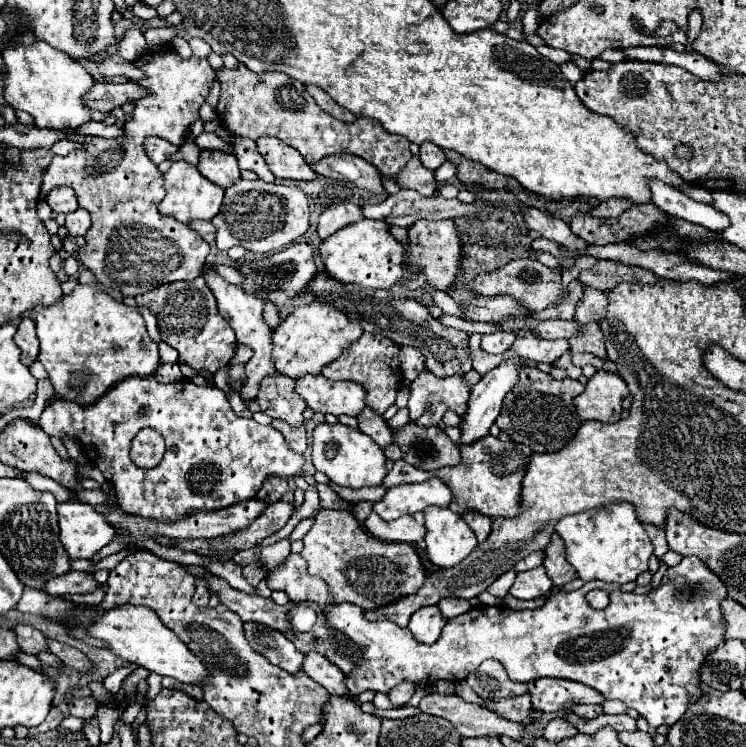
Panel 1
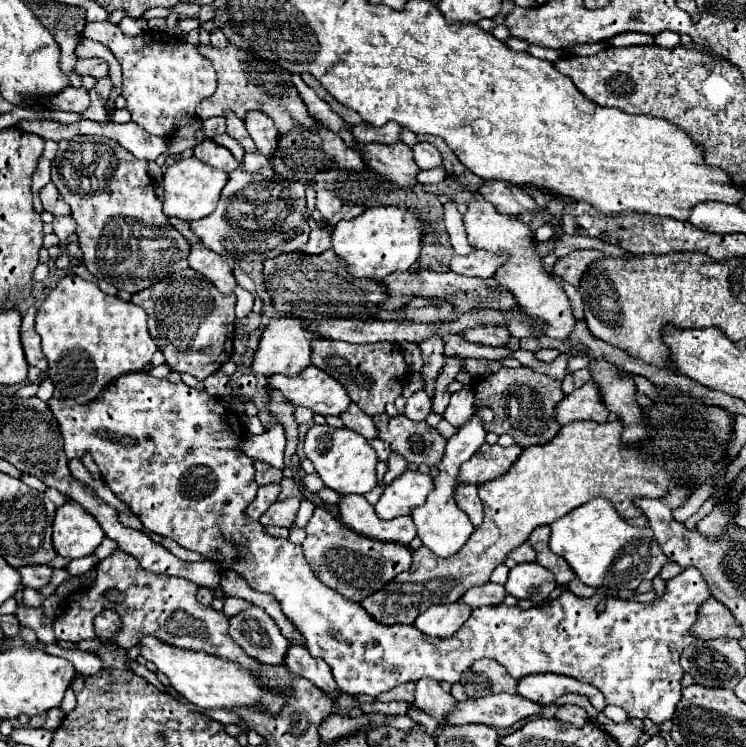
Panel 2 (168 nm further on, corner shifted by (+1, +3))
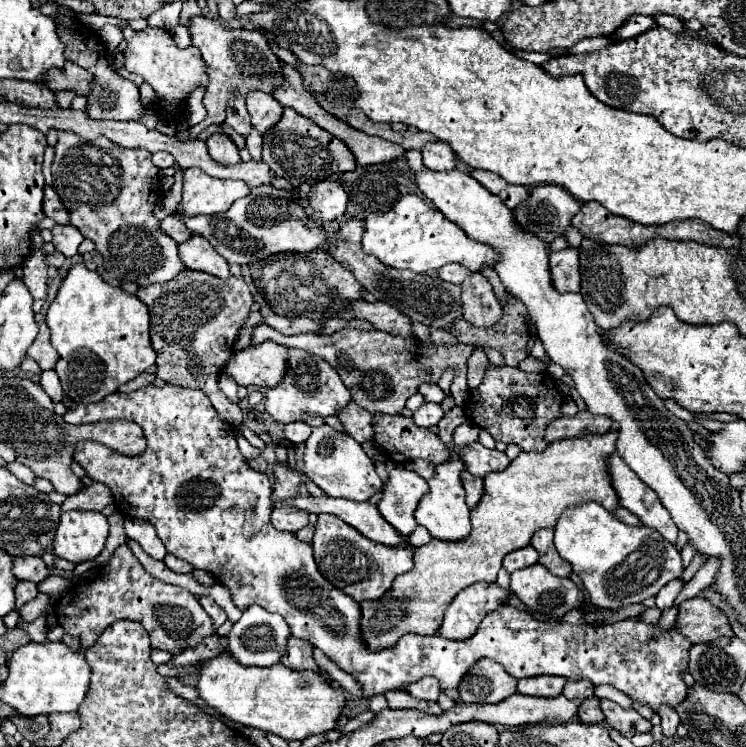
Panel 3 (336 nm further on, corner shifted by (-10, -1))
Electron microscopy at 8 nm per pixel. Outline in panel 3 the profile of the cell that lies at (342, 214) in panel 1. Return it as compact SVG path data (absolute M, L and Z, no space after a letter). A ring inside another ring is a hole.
M322 180L316 186L312 186L312 192L310 192L312 220L318 220L318 222L340 220L346 212L346 204L348 204L348 194L338 182Z

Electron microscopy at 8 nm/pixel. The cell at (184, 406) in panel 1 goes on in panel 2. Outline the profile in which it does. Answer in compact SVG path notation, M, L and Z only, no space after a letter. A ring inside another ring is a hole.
M137 372L113 380L113 384L109 384L101 396L89 404L77 404L69 398L51 398L49 408L61 424L65 454L69 460L83 458L89 452L99 466L105 484L121 502L131 508L131 512L143 522L145 530L167 536L179 546L199 552L205 556L205 560L217 562L221 572L235 570L253 590L271 594L281 604L283 614L303 634L311 656L323 658L331 666L339 690L353 698L359 694L377 696L403 682L417 682L425 676L437 682L445 680L449 684L457 684L461 674L469 670L475 660L491 658L505 666L515 680L529 674L553 672L593 684L603 692L607 704L625 708L631 718L651 718L655 724L669 720L677 702L681 700L683 668L679 666L679 656L683 648L695 640L689 628L697 620L699 606L711 596L697 568L685 568L677 578L667 582L663 598L649 604L625 602L605 594L579 598L565 590L549 606L535 606L529 610L505 604L475 608L465 626L453 636L431 638L419 632L415 626L383 626L371 620L361 604L345 600L339 592L327 588L311 572L301 546L293 544L291 540L279 540L265 534L265 528L259 522L247 518L245 508L255 500L257 494L255 468L249 456L235 450L235 444L243 434L239 418L225 410L217 398L187 386L185 382L171 384L167 380L149 376L147 372ZM97 430L107 430L113 436L129 436L137 444L123 446L113 438L95 434ZM599 602L605 602L603 612L597 610Z

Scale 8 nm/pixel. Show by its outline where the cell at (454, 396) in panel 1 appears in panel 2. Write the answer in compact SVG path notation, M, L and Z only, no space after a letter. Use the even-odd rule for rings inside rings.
M423 390L415 392L411 398L407 398L407 406L405 406L405 416L409 420L425 420L427 415L432 412L432 404L429 404L429 398Z

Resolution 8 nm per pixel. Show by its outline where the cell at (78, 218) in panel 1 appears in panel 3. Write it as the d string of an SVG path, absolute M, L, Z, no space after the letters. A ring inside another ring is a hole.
M72 224L56 226L56 228L52 230L52 234L54 234L52 242L54 242L54 246L56 246L58 252L62 252L64 256L74 256L74 254L78 254L78 246L80 246L82 240L84 240L78 228L74 228Z

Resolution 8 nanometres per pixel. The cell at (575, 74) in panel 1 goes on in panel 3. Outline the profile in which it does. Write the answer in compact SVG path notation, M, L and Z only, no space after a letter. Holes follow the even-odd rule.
M516 50L515 53L518 58L522 58L523 60L527 60L529 62L532 62L534 64L546 64L552 56L547 53L538 53L538 52L526 52L522 50Z

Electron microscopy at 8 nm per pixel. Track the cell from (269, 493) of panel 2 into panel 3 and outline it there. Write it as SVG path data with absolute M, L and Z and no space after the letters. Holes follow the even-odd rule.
M276 464L276 468L274 468L274 490L272 490L272 502L282 502L282 500L286 500L286 498L294 498L300 482L302 482L300 472L292 470L290 466Z

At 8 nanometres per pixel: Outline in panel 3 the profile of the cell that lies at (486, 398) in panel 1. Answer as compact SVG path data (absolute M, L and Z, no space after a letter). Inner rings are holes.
M452 456L452 460L436 466L436 474L434 478L428 480L430 490L424 496L424 500L420 500L414 518L418 520L418 524L422 524L424 528L428 528L428 532L436 538L436 540L444 540L444 542L464 542L470 532L472 532L472 524L470 524L470 510L464 502L464 488L462 488L462 472L466 470L464 460L460 456Z

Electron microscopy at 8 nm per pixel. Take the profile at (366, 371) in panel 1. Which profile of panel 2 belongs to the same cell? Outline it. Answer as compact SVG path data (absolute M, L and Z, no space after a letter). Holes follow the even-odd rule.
M317 338L313 342L311 362L323 372L327 372L329 376L333 376L337 382L341 382L351 402L361 406L369 416L385 412L385 404L401 396L401 388L409 378L409 370L401 346L389 342L349 344L349 342Z

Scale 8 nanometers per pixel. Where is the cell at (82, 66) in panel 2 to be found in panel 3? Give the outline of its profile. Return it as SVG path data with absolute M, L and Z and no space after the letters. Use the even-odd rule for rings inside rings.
M66 62L64 66L64 72L52 72L52 76L48 76L46 84L60 92L60 90L74 90L76 94L84 94L90 92L90 86L92 86L92 74L86 72L84 68L80 68L78 64L72 64L72 62Z

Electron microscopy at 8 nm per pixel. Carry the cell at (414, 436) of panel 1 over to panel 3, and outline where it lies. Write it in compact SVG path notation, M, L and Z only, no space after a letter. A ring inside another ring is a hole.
M374 414L374 442L388 454L390 460L404 464L408 460L422 458L432 466L438 466L450 458L450 448L438 438L436 432L430 428L420 428L414 424L412 418L406 418L402 414Z

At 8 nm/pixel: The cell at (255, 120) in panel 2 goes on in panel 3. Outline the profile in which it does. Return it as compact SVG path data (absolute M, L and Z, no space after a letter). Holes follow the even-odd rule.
M250 92L250 96L246 98L246 106L252 118L252 126L260 134L272 130L284 112L282 104L264 92Z

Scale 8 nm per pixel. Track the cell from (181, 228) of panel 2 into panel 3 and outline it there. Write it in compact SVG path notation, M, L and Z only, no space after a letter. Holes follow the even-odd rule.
M176 214L166 216L166 218L160 222L160 226L162 226L162 230L164 230L170 238L174 238L176 242L184 242L184 240L188 240L188 238L192 236L192 232L184 226L184 222L180 222L180 218L178 218Z

